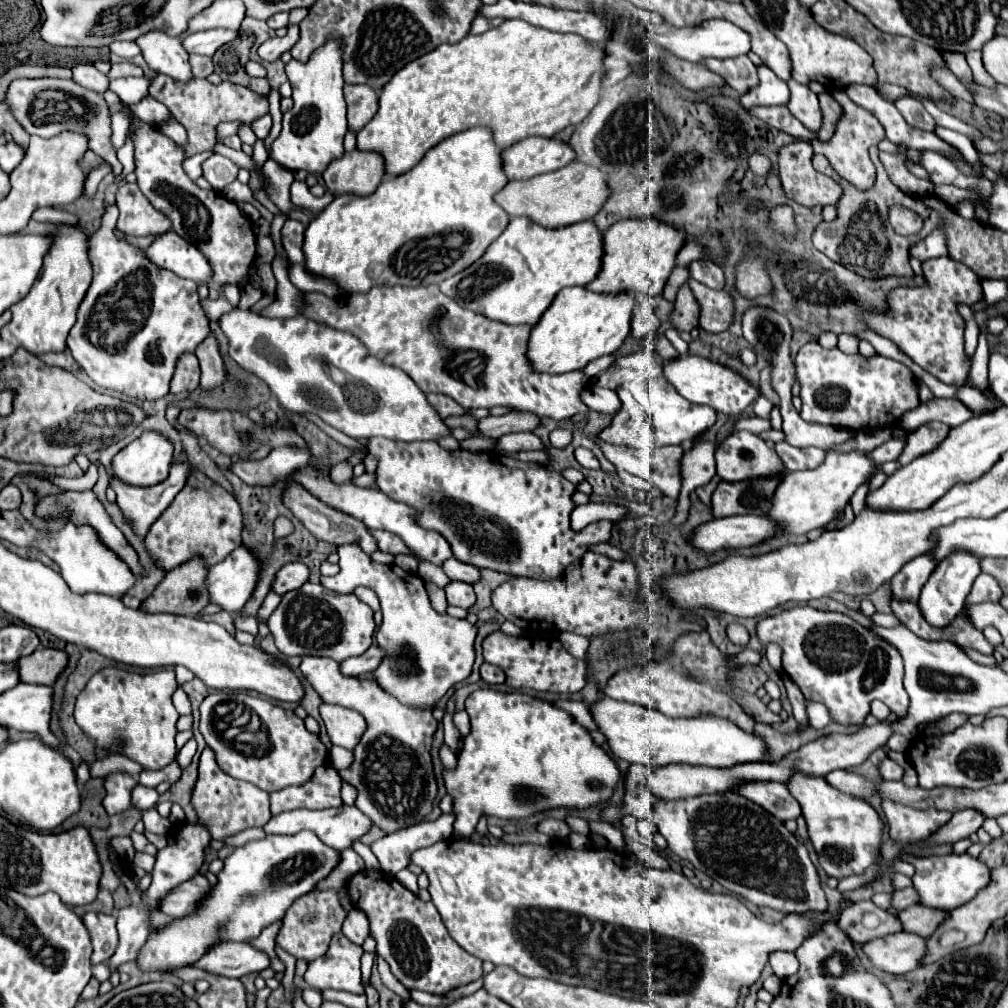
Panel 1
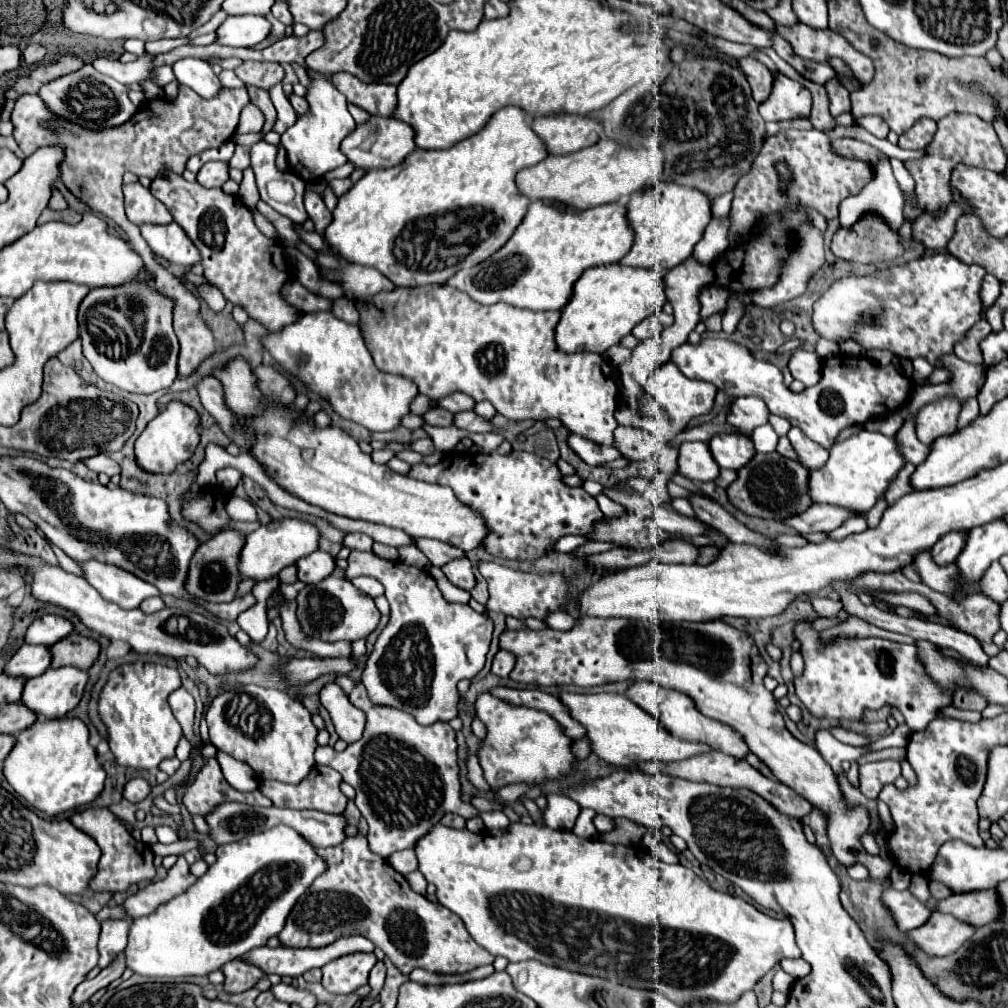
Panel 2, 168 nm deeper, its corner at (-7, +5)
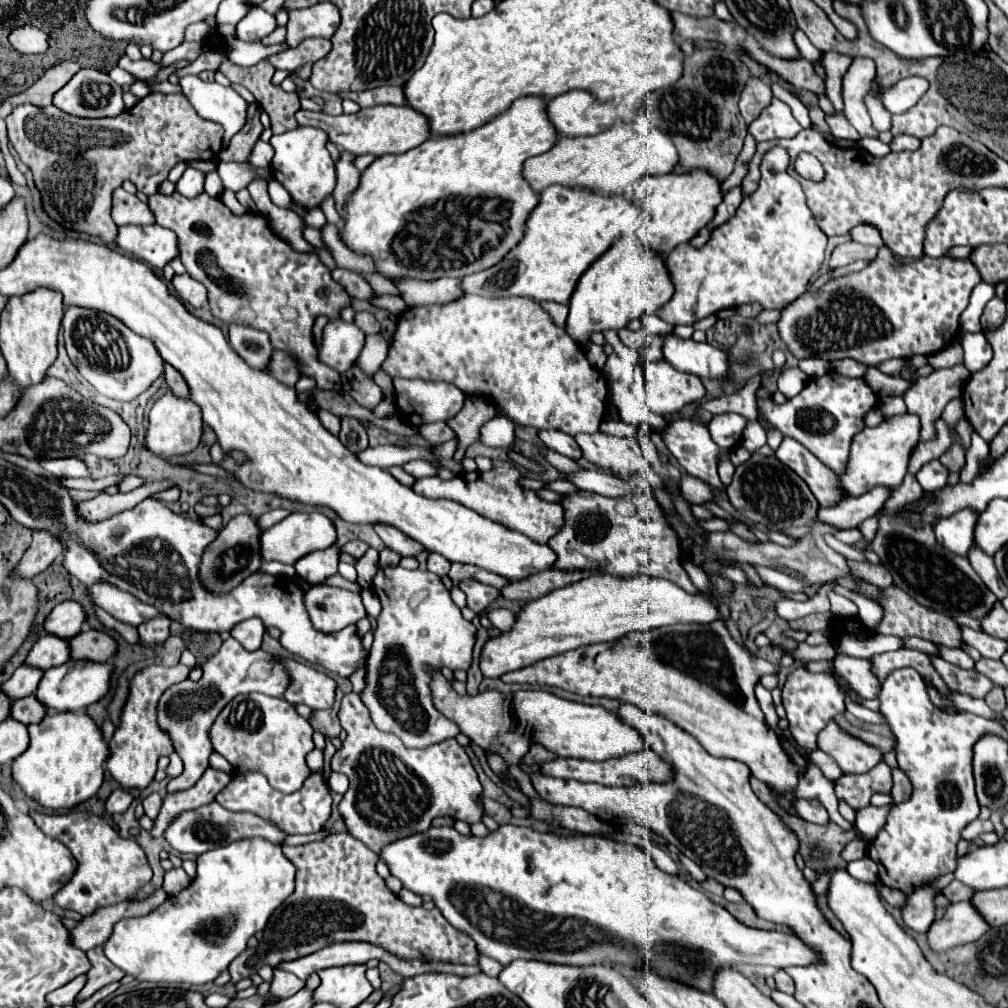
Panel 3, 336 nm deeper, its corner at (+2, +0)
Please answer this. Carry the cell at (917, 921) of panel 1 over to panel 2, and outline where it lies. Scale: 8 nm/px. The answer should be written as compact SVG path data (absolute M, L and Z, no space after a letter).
M979 890L979 892L965 892L965 894L951 894L945 900L937 902L935 912L951 914L961 922L971 926L983 926L999 916L999 900L995 890Z

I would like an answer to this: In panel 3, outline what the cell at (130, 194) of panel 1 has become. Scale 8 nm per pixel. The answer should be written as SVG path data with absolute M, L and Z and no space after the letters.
M118 187L112 195L112 219L116 225L150 225L154 223L154 215L146 203L142 203L136 195L126 193Z

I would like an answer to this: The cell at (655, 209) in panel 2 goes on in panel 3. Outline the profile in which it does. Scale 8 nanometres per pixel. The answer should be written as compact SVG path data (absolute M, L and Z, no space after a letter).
M692 169L688 173L668 173L668 175L646 175L642 179L638 179L634 183L634 201L644 207L644 213L648 215L648 225L640 227L636 231L638 241L652 251L658 253L670 253L674 247L678 247L684 241L690 241L702 227L706 227L706 223L710 223L710 219L716 213L716 207L722 203L722 189L720 189L720 181L710 175L708 171L700 171L700 169Z

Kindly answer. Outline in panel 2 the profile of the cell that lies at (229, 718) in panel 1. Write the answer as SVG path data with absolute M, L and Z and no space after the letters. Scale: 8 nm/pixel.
M255 684L225 690L211 702L205 720L211 744L235 760L249 764L261 780L295 784L301 782L315 764L317 728L311 722L309 710L285 692Z

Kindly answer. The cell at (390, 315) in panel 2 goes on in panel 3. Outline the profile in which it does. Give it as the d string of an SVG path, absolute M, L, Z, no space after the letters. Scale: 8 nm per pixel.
M464 295L452 303L426 305L406 309L398 319L392 349L382 369L390 377L430 379L454 383L466 395L484 395L500 405L508 419L536 429L558 429L570 435L588 431L596 433L604 411L608 385L594 367L590 367L584 351L568 337L568 333L548 319L548 313L528 297L482 297Z

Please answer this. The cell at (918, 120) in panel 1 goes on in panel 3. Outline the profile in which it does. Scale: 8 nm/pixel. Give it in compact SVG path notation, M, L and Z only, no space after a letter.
M900 135L900 137L894 137L892 143L890 143L890 149L892 151L914 151L920 147L920 141L910 137L910 135Z

